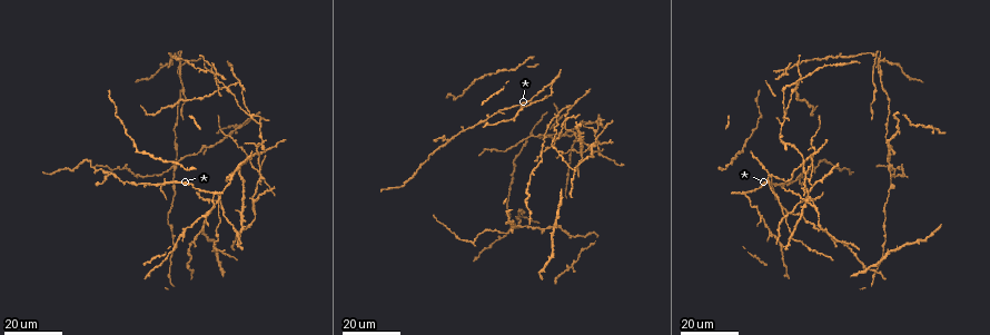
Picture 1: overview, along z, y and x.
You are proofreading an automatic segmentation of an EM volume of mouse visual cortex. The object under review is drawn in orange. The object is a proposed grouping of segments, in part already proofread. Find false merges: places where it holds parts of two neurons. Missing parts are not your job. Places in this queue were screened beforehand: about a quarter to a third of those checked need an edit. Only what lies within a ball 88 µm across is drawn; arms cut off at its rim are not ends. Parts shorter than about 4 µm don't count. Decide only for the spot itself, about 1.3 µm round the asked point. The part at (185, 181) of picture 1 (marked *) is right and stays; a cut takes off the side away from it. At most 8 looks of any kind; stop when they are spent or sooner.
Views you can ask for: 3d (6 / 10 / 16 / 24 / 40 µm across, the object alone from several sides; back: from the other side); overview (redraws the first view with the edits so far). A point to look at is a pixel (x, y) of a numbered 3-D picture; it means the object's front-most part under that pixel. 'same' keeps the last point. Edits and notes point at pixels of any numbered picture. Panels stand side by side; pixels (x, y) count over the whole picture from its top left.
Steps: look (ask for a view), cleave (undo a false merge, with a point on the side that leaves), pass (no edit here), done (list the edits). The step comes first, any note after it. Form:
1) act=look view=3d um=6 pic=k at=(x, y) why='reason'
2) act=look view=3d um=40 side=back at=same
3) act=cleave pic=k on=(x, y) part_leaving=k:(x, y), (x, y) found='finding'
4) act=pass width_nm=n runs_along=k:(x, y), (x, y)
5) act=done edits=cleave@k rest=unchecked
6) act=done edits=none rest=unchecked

act=look view=3d um=16 pic=1 at=(218, 203) why='two arms in line, one across'

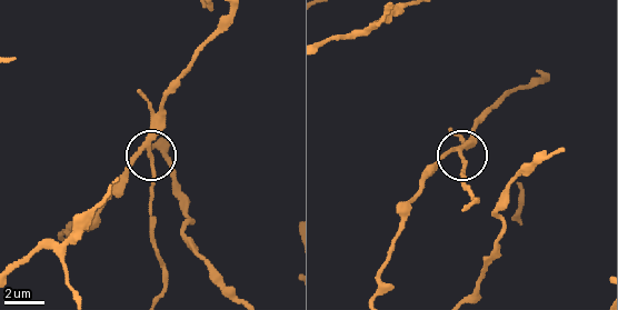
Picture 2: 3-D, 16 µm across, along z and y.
act=look view=3d um=10 pic=2 at=(459, 156)

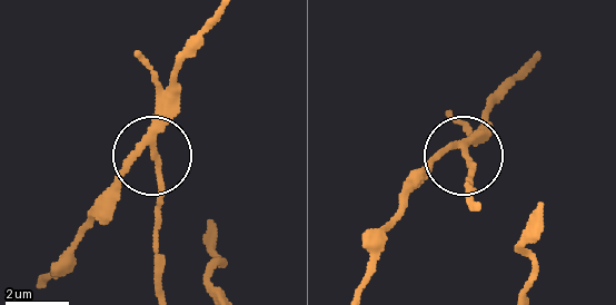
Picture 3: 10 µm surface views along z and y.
act=cleave pic=3 on=(159, 192) part_leaving=3:(149, 153), (157, 174), (160, 293) found='two neurons meet here'

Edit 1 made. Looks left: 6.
act=look view=overview

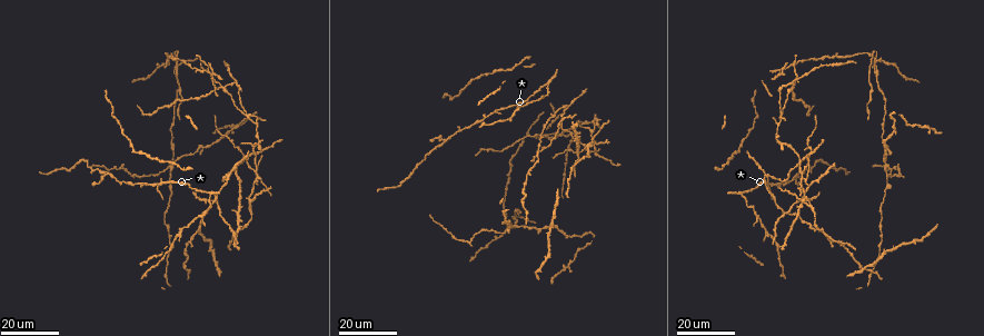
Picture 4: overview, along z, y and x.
act=look view=3d um=24 pic=4 at=(883, 162) why='three-way junction'

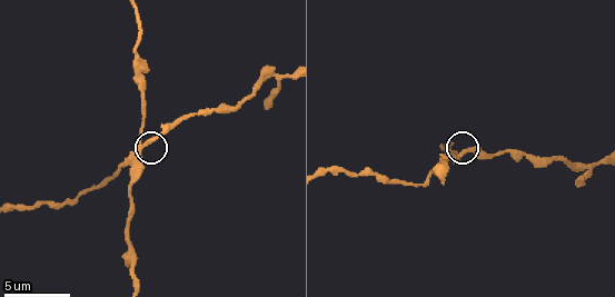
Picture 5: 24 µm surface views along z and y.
act=look view=3d um=10 pic=5 at=(460, 156)

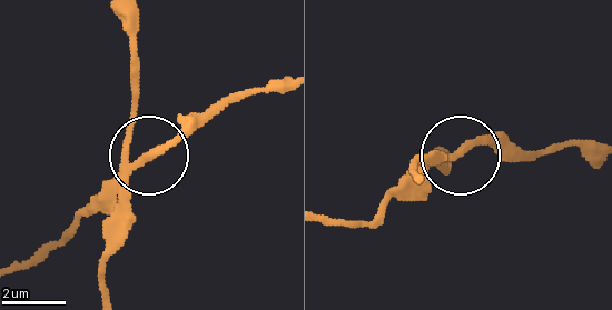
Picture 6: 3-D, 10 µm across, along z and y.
act=cleave pic=6 on=(127, 224) arms=3 found='two neurons meet here'

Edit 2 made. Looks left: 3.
act=look view=overview

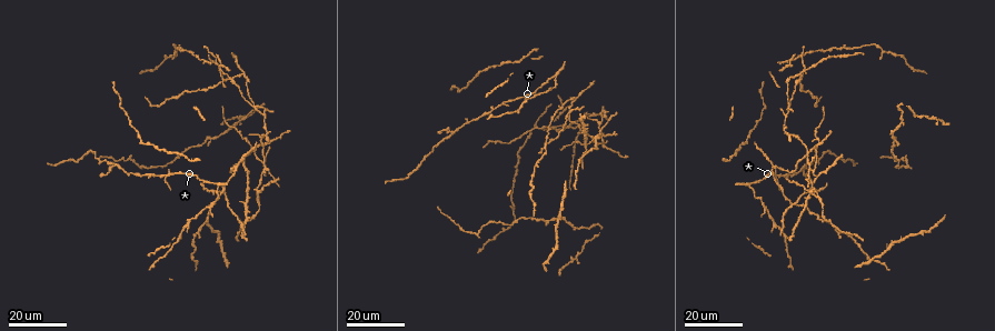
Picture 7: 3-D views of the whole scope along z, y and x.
act=look view=3d um=24 pic=7 at=(476, 233) why='sharp bend'

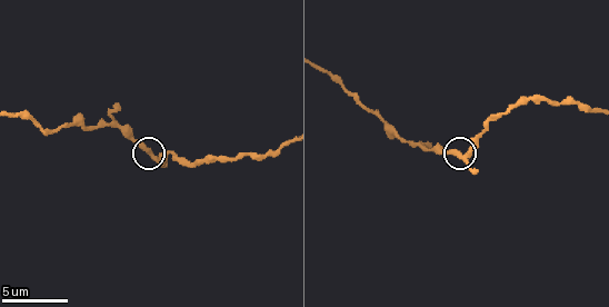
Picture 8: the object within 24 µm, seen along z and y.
act=look view=3d um=6 pic=8 at=(468, 156) why='closer look'

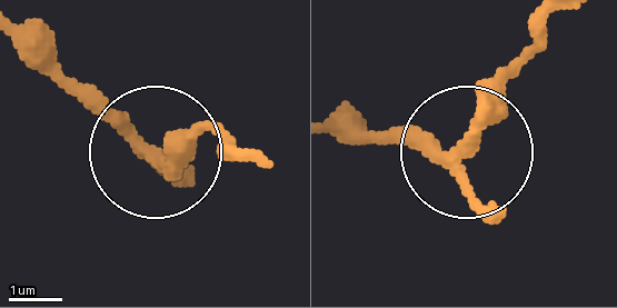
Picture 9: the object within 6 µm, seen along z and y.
act=pass width_nm=260 found='one neuron here'

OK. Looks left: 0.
act=done edits=cleave@3,cleave@6 rest=unchecked

